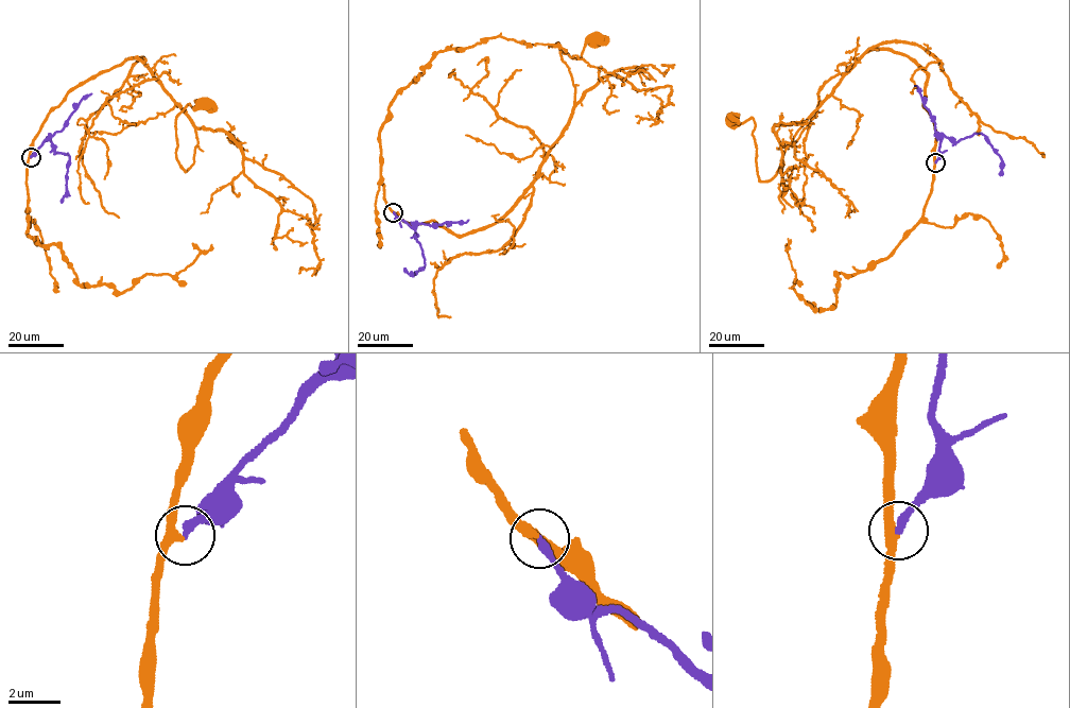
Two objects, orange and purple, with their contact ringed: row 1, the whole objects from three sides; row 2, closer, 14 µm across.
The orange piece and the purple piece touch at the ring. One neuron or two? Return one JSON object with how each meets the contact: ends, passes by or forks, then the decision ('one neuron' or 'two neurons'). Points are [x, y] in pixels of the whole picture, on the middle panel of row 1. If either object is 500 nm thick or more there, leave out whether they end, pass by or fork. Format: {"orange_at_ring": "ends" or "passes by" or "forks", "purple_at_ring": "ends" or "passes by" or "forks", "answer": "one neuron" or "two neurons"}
{"orange_at_ring": "passes by", "purple_at_ring": "ends", "answer": "one neuron"}

